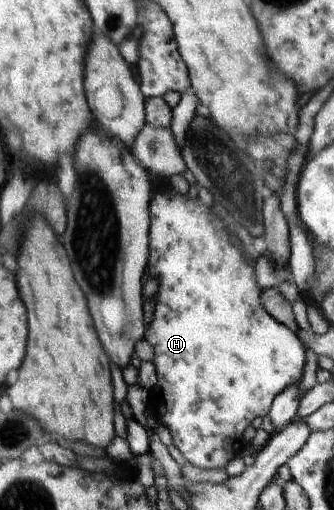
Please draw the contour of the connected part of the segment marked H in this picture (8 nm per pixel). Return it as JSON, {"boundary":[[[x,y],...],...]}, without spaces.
{"boundary":[[[160,191],[154,195],[150,203],[150,257],[148,257],[148,271],[158,279],[158,291],[156,291],[156,305],[152,314],[152,321],[146,327],[143,339],[154,348],[154,356],[151,362],[156,370],[158,393],[162,393],[161,404],[155,407],[155,416],[158,423],[168,428],[176,449],[182,453],[184,459],[196,467],[202,469],[224,469],[227,463],[237,457],[247,447],[242,440],[244,429],[252,423],[256,416],[268,414],[274,398],[286,387],[298,383],[302,379],[305,366],[306,351],[304,343],[298,336],[285,325],[278,323],[261,304],[261,287],[257,285],[255,274],[255,259],[244,249],[234,229],[226,221],[210,213],[202,203],[192,201],[188,197],[182,197],[174,191]]]}

